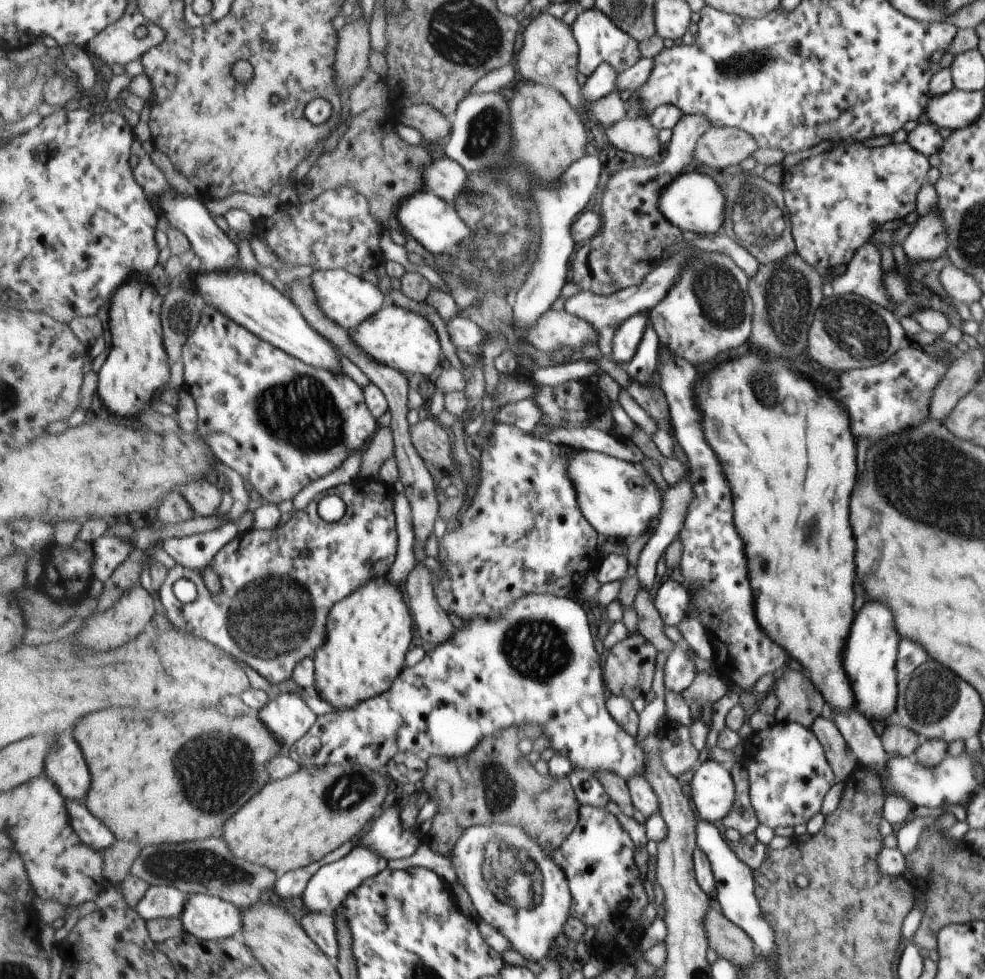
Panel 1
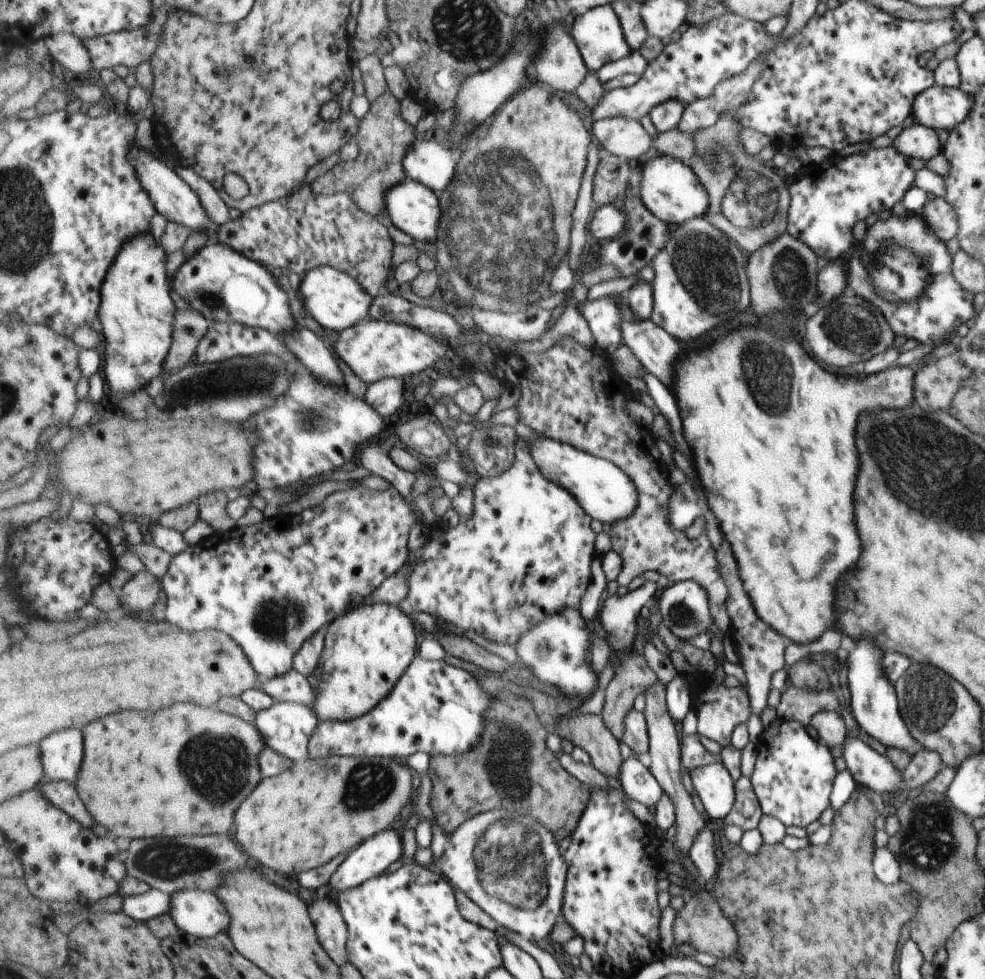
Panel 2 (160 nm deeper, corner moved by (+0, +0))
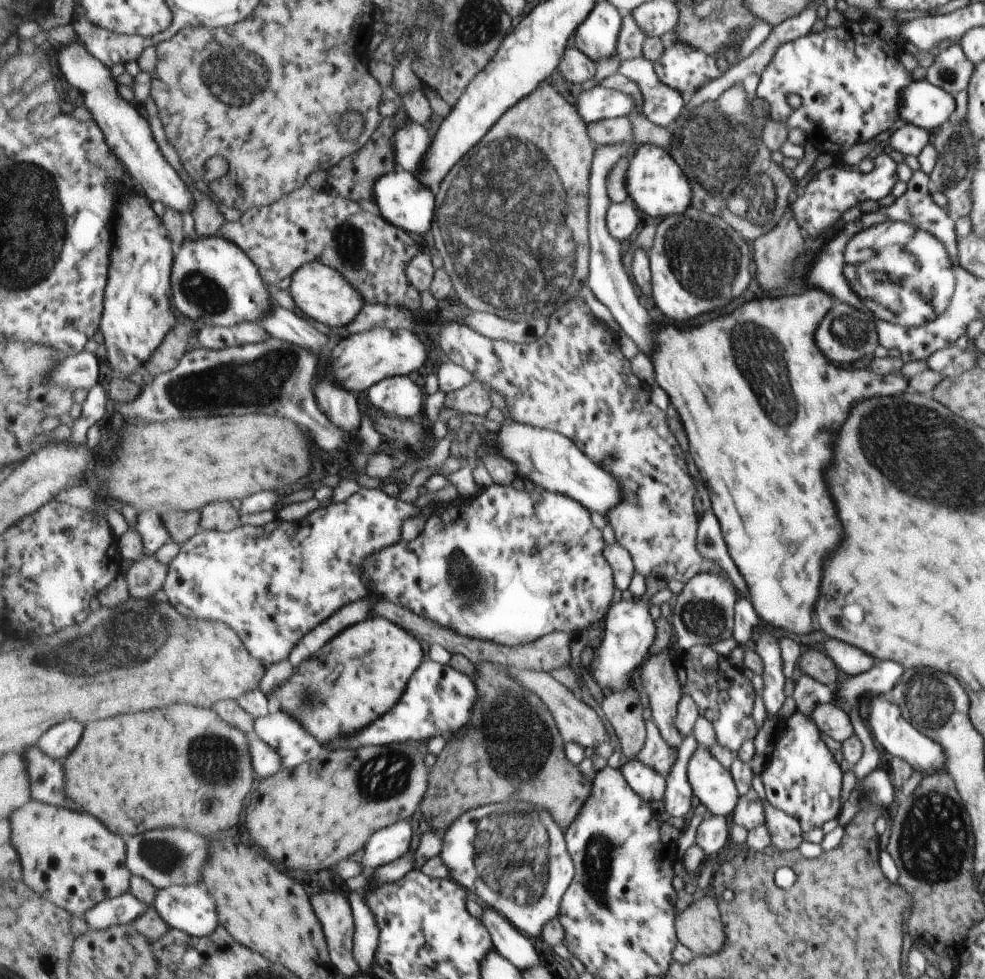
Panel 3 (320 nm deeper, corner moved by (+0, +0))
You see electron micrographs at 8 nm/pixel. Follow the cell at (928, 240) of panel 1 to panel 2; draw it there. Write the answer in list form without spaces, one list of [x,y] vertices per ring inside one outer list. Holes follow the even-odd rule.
[[[936,197],[922,208],[922,214],[931,231],[946,242],[957,236],[959,220],[955,208],[944,198]]]

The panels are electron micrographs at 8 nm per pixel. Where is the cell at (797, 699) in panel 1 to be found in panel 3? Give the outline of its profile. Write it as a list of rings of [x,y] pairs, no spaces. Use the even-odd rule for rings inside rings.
[[[810,647],[804,654],[801,654],[799,662],[802,673],[806,673],[833,689],[837,685],[841,671],[826,653],[823,654],[816,648]]]

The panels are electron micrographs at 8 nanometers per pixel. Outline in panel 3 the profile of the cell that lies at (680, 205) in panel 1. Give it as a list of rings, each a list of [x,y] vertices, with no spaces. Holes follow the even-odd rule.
[[[645,144],[636,148],[631,156],[631,170],[629,174],[629,192],[631,199],[646,215],[654,218],[682,214],[690,207],[690,182],[684,176],[681,168],[665,148],[655,144]]]

